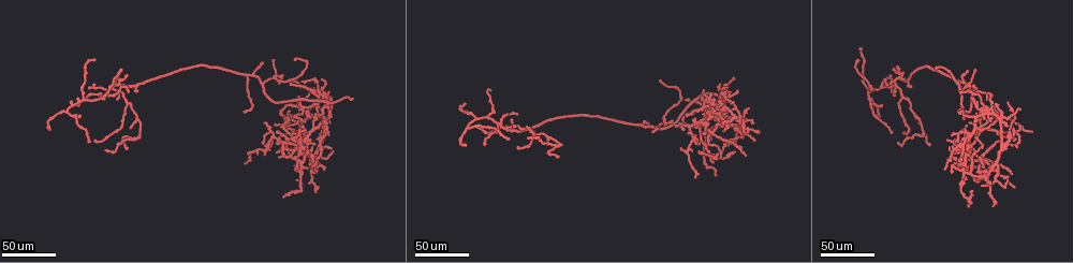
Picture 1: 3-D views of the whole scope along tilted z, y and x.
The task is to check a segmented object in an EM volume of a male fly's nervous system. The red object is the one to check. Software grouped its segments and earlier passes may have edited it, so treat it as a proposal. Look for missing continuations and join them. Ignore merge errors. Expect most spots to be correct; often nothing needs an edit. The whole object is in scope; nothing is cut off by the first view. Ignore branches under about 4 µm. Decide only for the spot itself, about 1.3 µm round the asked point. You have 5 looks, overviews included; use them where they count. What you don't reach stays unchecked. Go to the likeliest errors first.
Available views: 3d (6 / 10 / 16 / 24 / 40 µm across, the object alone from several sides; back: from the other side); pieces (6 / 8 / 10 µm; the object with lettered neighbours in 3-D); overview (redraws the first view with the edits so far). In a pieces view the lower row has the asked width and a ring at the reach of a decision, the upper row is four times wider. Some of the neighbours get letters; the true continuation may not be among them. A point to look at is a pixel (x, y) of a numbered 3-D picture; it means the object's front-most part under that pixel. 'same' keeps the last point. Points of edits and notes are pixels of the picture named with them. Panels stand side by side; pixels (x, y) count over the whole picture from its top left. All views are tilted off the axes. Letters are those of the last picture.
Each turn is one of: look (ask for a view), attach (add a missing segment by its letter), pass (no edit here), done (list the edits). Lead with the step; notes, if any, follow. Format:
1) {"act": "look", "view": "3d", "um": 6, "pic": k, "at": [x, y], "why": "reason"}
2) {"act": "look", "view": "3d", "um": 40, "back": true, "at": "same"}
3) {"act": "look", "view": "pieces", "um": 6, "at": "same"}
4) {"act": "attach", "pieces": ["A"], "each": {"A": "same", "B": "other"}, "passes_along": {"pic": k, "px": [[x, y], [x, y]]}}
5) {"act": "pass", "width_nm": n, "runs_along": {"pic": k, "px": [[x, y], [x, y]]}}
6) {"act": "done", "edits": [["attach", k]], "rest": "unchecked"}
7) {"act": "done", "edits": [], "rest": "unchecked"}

{"act": "look", "view": "3d", "um": 24, "pic": 1, "at": [105, 150], "why": "free end"}

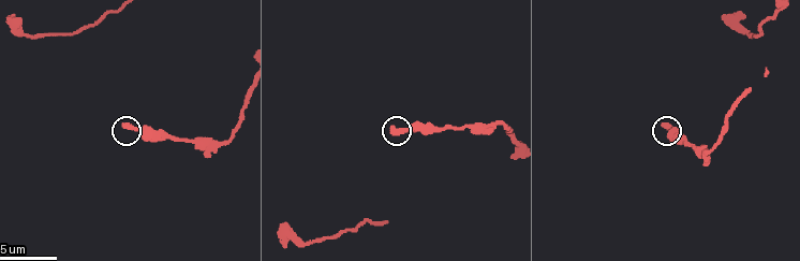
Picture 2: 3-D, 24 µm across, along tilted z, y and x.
{"act": "look", "view": "pieces", "um": 10, "pic": 2, "at": [125, 126]}

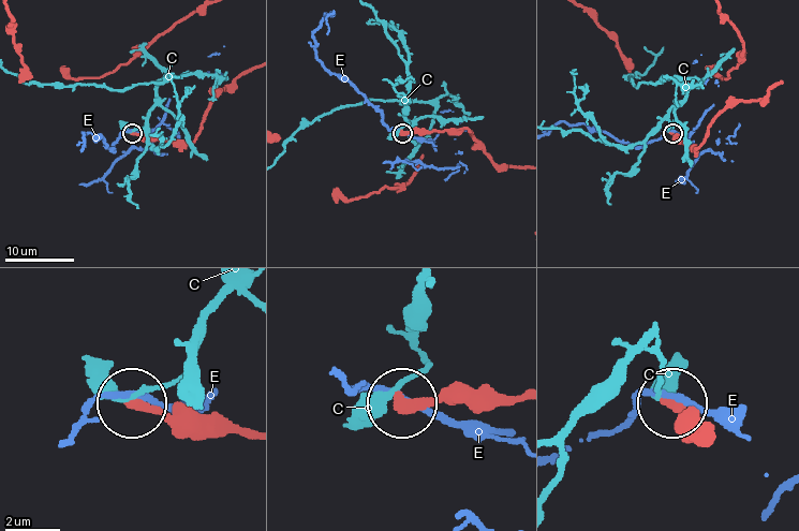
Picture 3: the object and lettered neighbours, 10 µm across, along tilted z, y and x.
{"act": "pass", "width_nm": 390, "each": {"C": "other", "E": "other"}, "runs_along": {"pic": 3, "px": [[516, 396], [403, 402]]}, "found": "no lettered segment goes on from it"}

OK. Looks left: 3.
{"act": "look", "view": "3d", "um": 24, "pic": 1, "at": [282, 196], "why": "long arm stops here"}

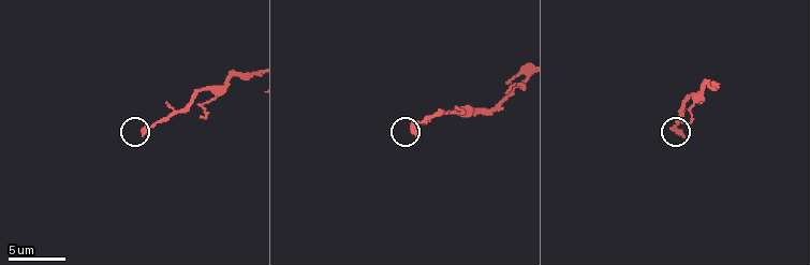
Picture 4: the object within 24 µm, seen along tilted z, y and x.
{"act": "look", "view": "pieces", "um": 8, "pic": 4, "at": [685, 137]}

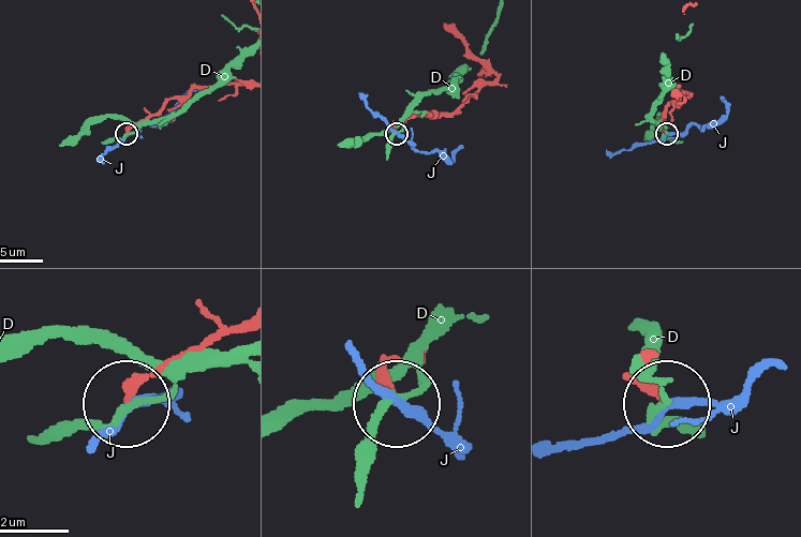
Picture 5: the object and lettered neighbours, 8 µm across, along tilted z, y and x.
{"act": "pass", "each": {"D": "other", "J": "other"}, "runs_along": {"pic": 5, "px": [[241, 84], [195, 87], [169, 98], [127, 133]]}, "found": "no lettered segment goes on from it"}

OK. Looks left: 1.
{"act": "done", "edits": [], "rest": "unchecked"}

